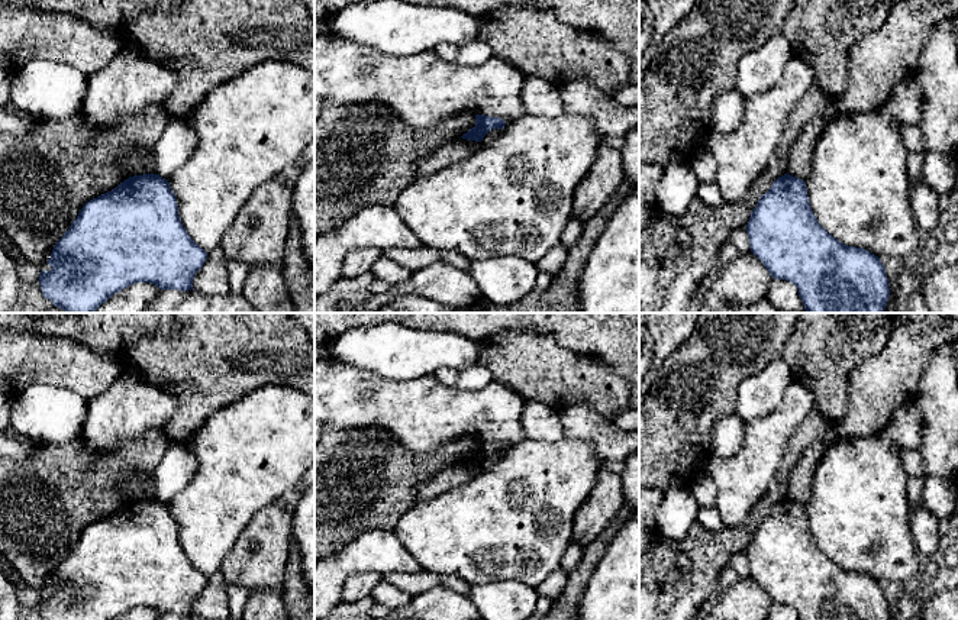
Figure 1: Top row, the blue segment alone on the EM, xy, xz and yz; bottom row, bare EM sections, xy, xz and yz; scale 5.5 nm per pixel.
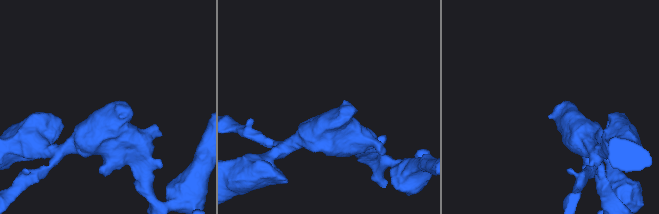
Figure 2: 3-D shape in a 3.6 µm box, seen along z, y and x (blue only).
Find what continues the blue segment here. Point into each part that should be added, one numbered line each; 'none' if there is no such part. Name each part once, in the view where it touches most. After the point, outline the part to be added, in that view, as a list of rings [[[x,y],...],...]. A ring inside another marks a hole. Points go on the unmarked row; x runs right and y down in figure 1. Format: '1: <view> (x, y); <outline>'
none

